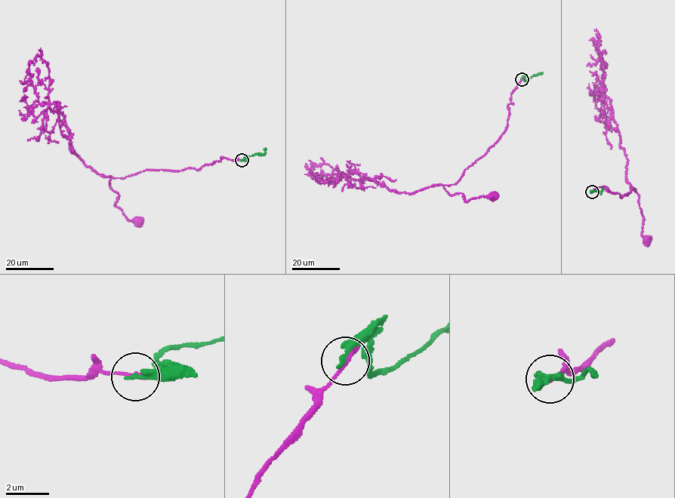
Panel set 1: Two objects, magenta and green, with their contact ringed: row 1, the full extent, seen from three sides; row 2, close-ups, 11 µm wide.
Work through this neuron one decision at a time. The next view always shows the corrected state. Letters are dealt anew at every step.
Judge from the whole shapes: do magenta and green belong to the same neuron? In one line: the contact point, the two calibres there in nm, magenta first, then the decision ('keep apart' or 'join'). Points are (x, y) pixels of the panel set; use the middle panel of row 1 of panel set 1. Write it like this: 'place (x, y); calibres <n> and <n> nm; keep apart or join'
place (522, 79); calibres 280 and 300 nm; keep apart

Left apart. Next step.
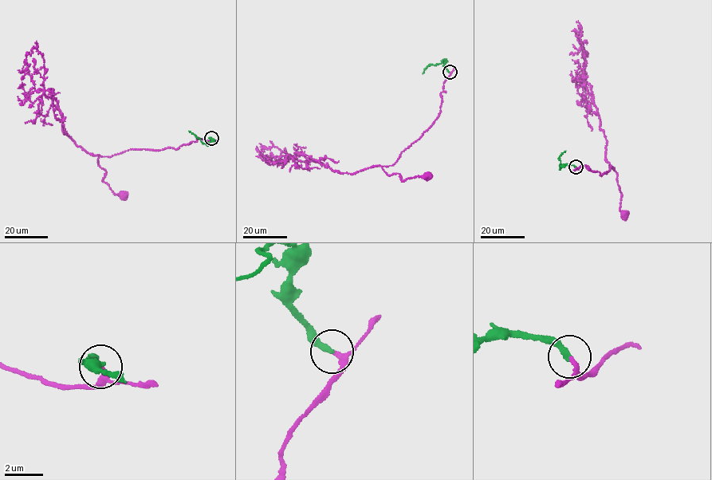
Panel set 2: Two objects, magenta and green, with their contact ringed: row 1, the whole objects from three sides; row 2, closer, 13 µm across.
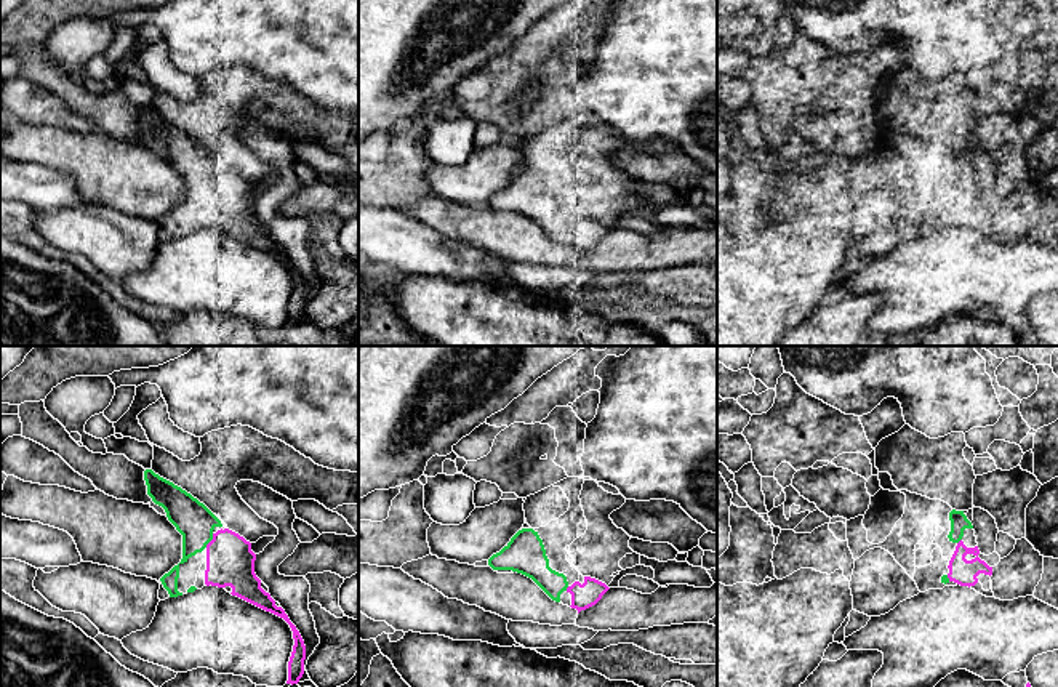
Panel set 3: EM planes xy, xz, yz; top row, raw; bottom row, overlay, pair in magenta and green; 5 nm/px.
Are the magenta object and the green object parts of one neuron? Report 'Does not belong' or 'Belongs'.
Belongs

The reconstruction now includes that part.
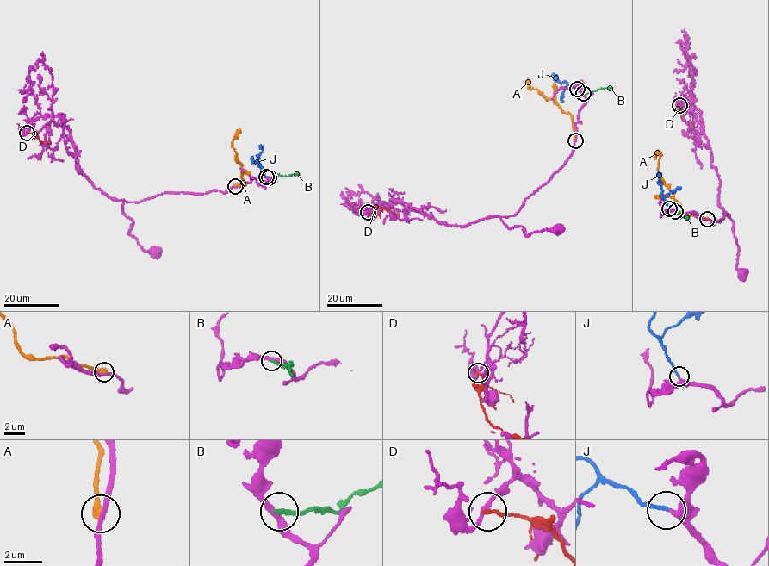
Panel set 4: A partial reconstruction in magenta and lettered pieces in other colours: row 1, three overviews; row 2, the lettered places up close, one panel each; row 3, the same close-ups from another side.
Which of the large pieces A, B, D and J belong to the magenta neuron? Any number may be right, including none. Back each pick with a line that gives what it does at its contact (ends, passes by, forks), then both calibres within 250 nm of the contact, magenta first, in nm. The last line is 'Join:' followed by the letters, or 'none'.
J: it ends | 240/170 nm
Join: J

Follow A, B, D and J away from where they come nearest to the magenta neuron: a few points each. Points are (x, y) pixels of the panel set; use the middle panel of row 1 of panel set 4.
A: (575, 140), (572, 115), (536, 89), (527, 88), (527, 81), (529, 83)
B: (583, 93), (611, 88)
D: (368, 212), (377, 208), (399, 215)
J: (577, 89), (565, 82), (559, 82), (556, 75), (554, 77)

